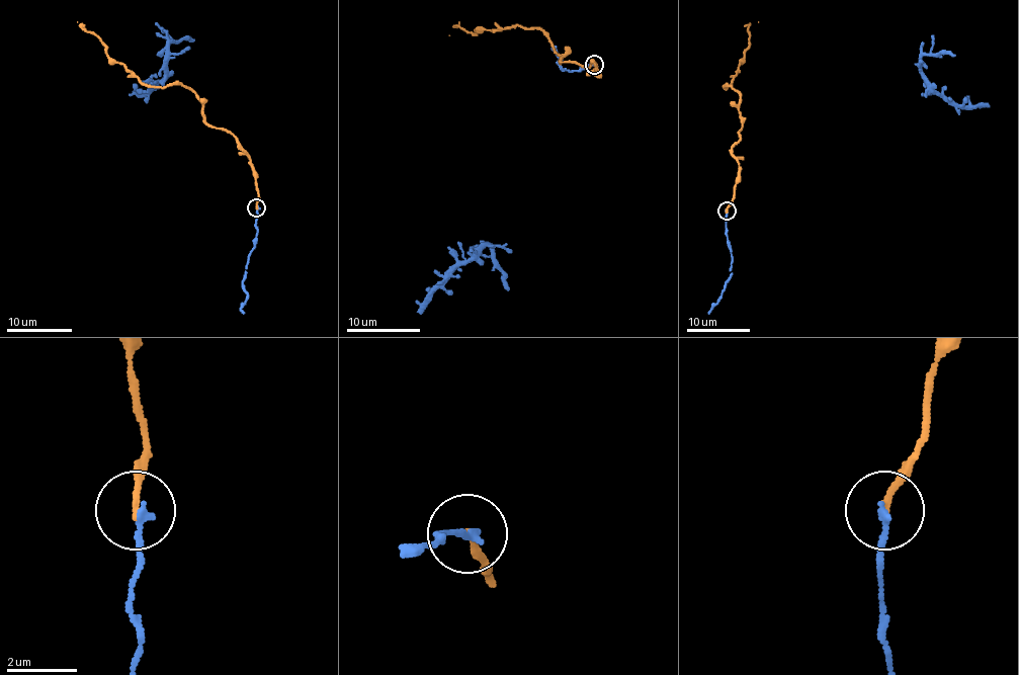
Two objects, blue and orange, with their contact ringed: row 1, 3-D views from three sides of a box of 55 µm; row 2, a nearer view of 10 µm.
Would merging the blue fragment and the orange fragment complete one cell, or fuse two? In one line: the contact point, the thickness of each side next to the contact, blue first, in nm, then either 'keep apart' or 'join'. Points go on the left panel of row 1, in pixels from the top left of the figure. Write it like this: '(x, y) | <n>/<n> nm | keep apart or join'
(256, 207) | 180/180 nm | join

